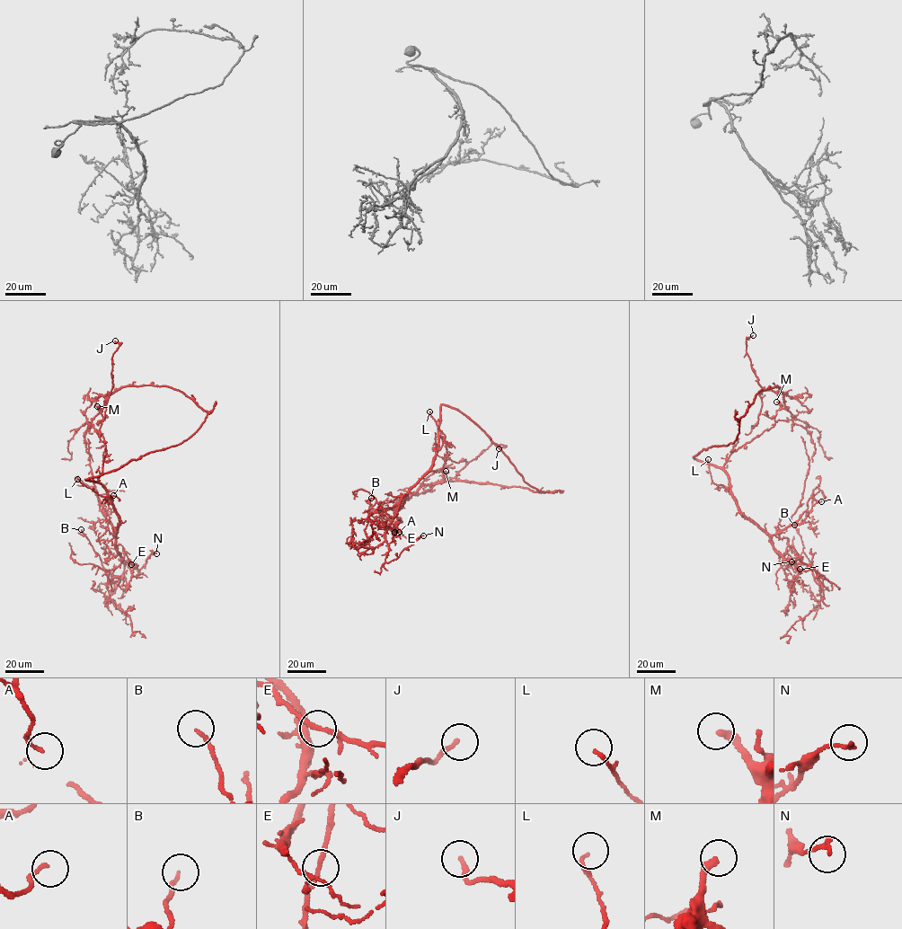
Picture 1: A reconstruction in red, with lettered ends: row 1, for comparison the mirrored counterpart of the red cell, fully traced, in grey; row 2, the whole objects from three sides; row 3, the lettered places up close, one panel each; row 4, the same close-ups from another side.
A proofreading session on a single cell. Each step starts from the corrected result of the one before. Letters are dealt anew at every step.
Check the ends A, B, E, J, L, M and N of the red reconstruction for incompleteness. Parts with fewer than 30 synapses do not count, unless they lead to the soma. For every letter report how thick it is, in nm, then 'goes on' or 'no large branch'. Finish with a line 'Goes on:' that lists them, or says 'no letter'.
A: 140 nm | no large branch
B: 150 nm | no large branch
E: 180 nm | no large branch
J: 180 nm | no large branch
L: 120 nm | no large branch
M: 320 nm | no large branch
N: 150 nm | no large branch
Goes on: no letter

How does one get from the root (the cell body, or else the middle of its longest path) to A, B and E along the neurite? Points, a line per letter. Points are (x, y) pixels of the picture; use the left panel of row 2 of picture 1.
A: (115, 470), (85, 479), (106, 490), (120, 522), (115, 536), (106, 517), (106, 497), (113, 495)
B: (115, 470), (85, 479), (106, 490), (119, 519), (115, 543), (125, 562), (121, 577), (103, 567), (81, 529)
E: (115, 470), (85, 479), (106, 490), (120, 523), (116, 548), (128, 567), (137, 565), (131, 564)

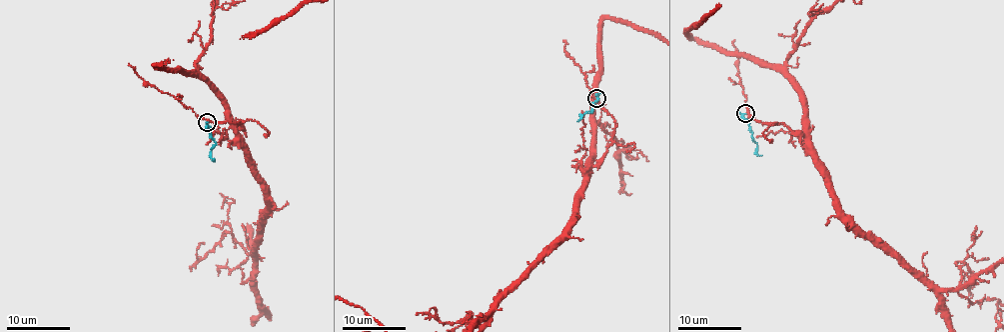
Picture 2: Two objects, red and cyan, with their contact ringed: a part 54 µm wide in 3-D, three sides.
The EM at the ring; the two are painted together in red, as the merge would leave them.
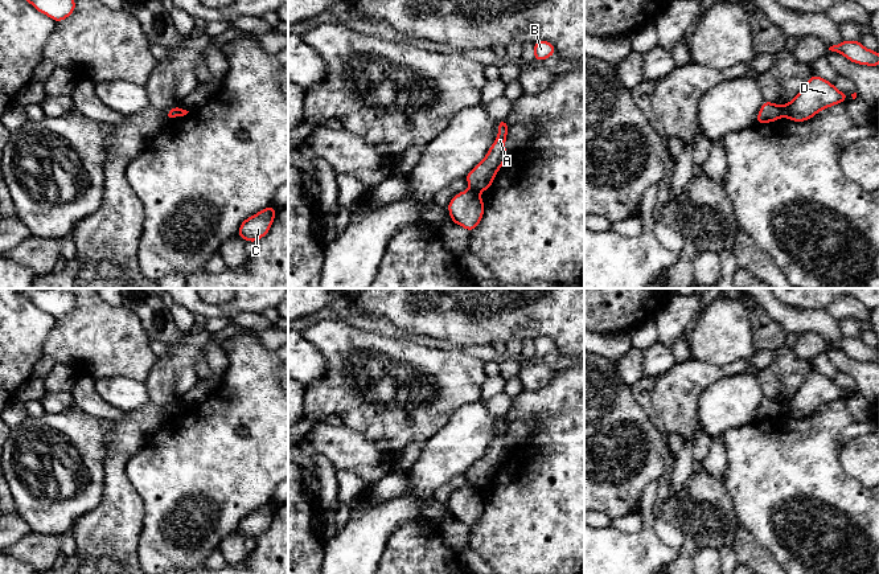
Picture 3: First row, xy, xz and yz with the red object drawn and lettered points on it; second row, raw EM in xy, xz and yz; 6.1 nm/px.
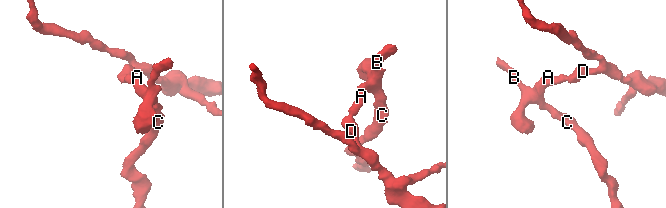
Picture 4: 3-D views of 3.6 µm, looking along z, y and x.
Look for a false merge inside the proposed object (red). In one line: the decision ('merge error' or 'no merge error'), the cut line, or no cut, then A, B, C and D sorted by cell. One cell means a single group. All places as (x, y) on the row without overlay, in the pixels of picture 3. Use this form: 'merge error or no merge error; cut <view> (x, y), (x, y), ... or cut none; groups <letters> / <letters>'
merge error; cut xz (469, 486), (477, 490); groups A B C / D

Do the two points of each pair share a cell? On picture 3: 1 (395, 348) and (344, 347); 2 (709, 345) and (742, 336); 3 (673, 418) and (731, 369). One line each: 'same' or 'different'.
1: same
2: same
3: same

